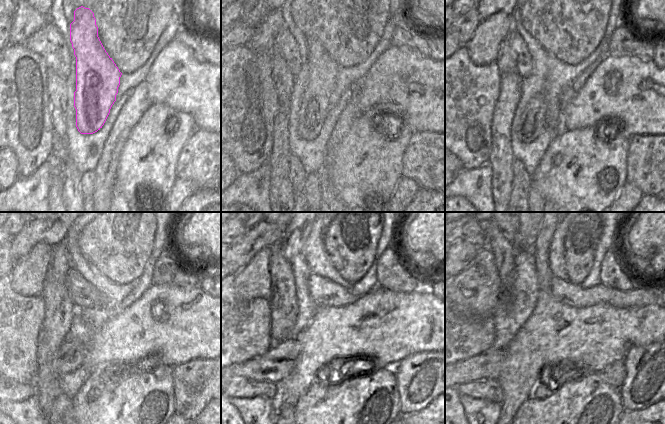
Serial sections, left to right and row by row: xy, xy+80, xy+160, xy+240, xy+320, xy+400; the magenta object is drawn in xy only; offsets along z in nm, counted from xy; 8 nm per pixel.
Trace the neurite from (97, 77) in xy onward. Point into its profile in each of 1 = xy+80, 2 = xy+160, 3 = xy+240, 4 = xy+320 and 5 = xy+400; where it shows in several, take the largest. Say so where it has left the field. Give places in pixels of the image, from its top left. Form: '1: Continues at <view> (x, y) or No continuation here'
1: Continues at xy+80 (315, 105)
2: Continues at xy+160 (533, 120)
3: Continues at xy+240 (71, 355)
4: Continues at xy+320 (275, 365)
5: Continues at xy+400 (488, 364)

